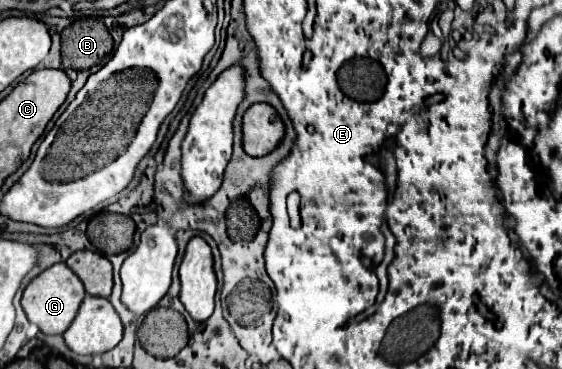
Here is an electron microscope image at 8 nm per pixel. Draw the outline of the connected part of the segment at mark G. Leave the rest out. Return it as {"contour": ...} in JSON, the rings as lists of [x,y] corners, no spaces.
{"contour":[[[53,264],[51,268],[47,268],[45,272],[41,272],[29,282],[29,286],[23,292],[21,306],[27,318],[33,324],[37,324],[43,334],[63,334],[73,322],[73,318],[77,316],[77,310],[85,296],[87,292],[81,280],[67,268],[67,264]]]}

